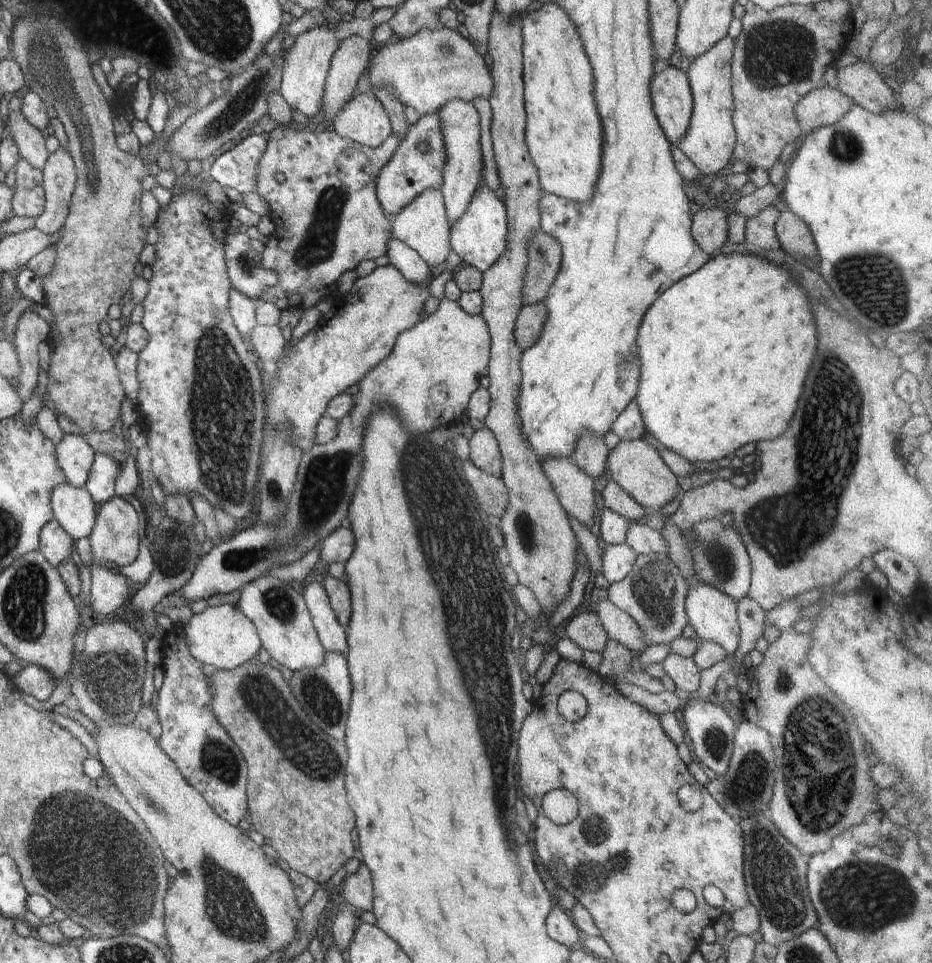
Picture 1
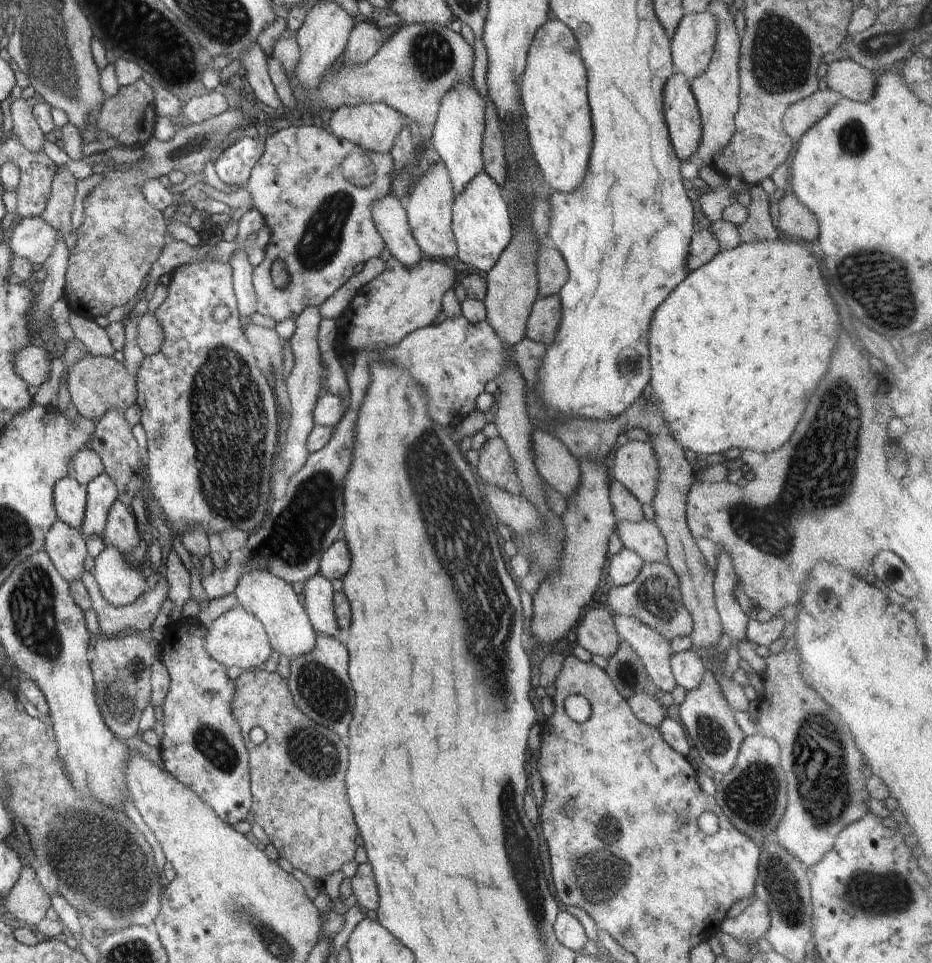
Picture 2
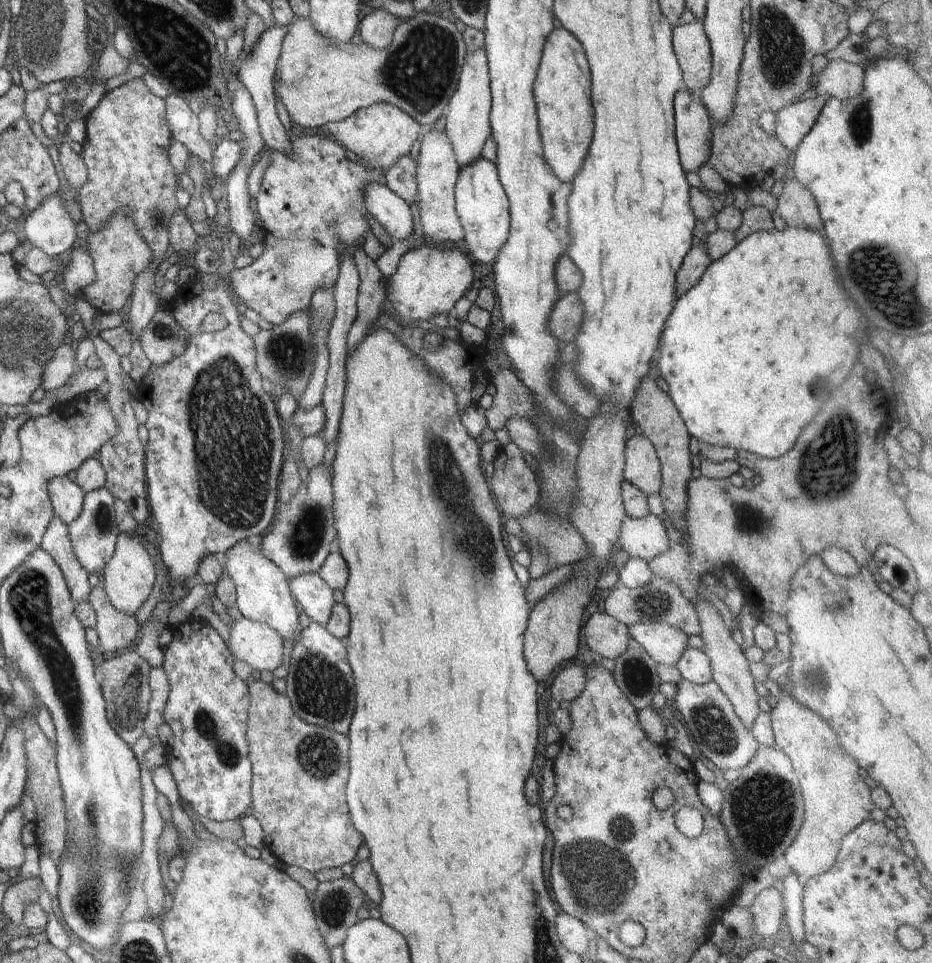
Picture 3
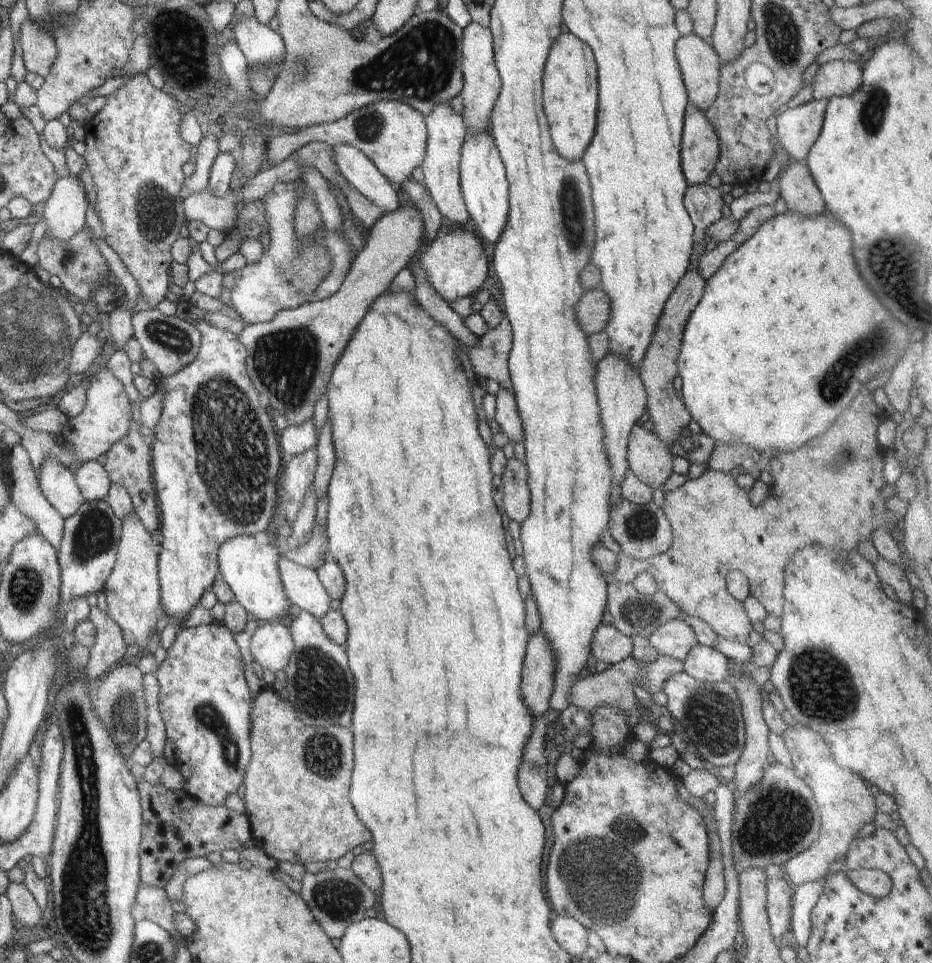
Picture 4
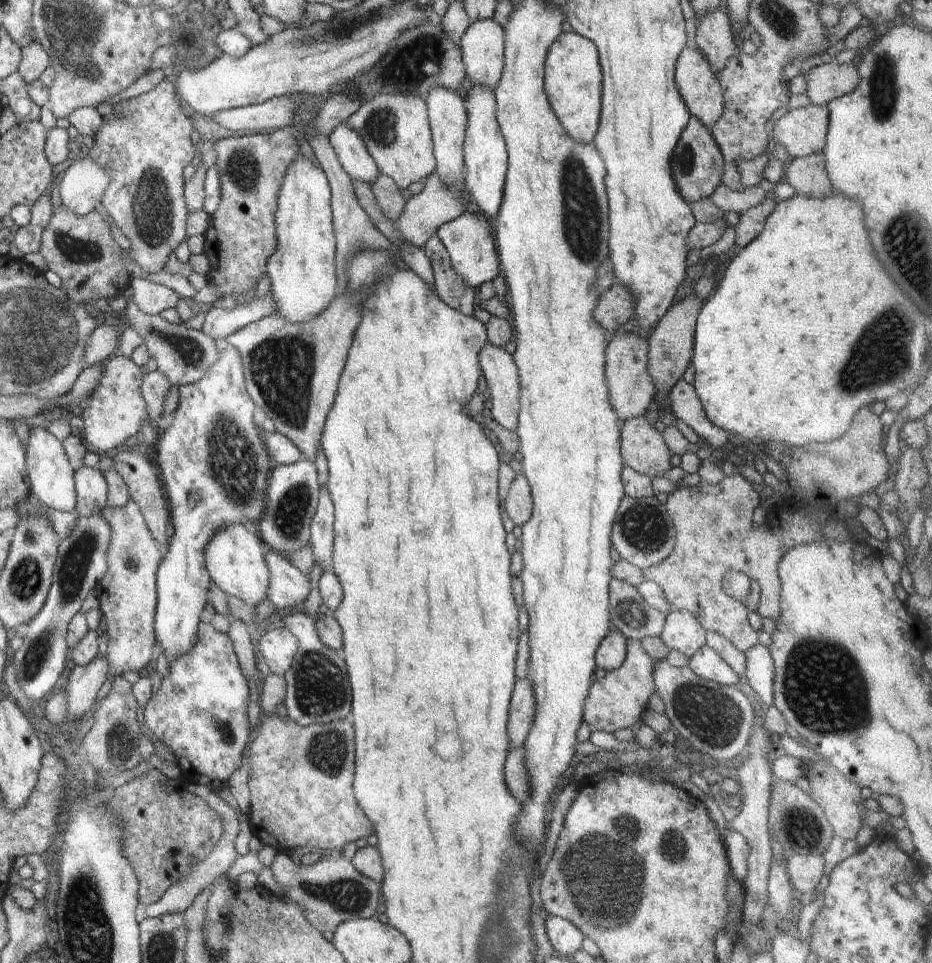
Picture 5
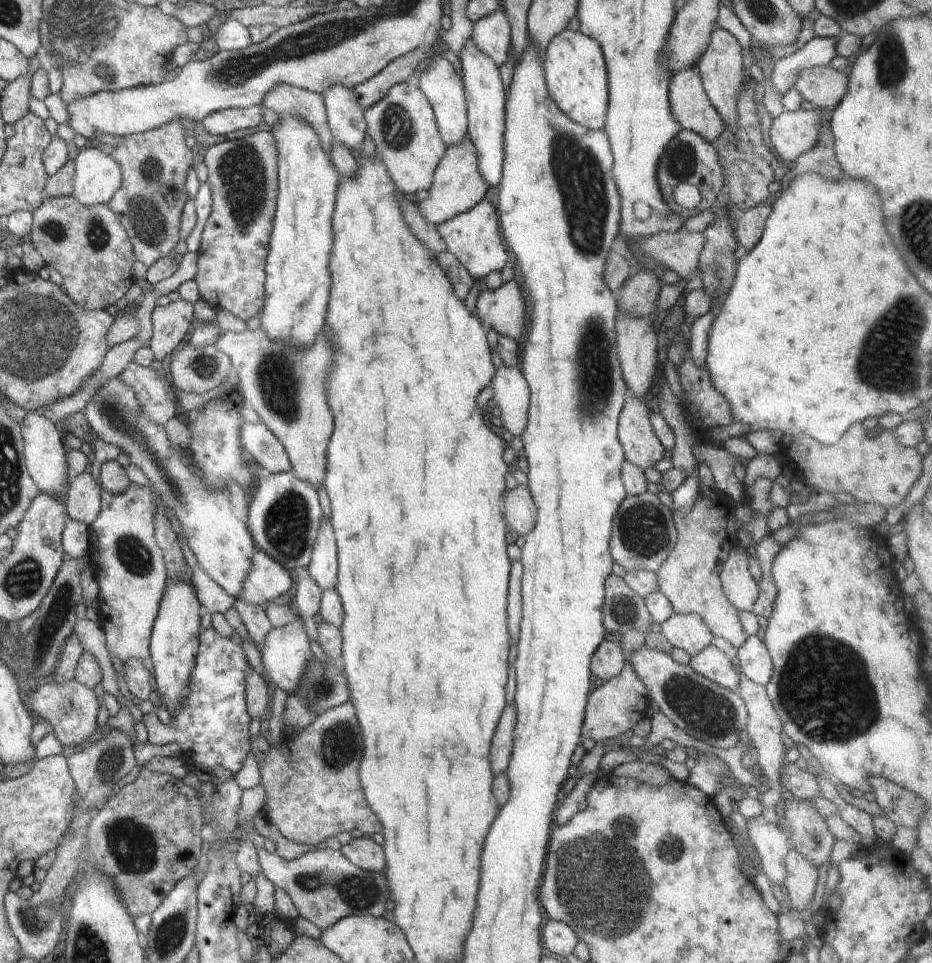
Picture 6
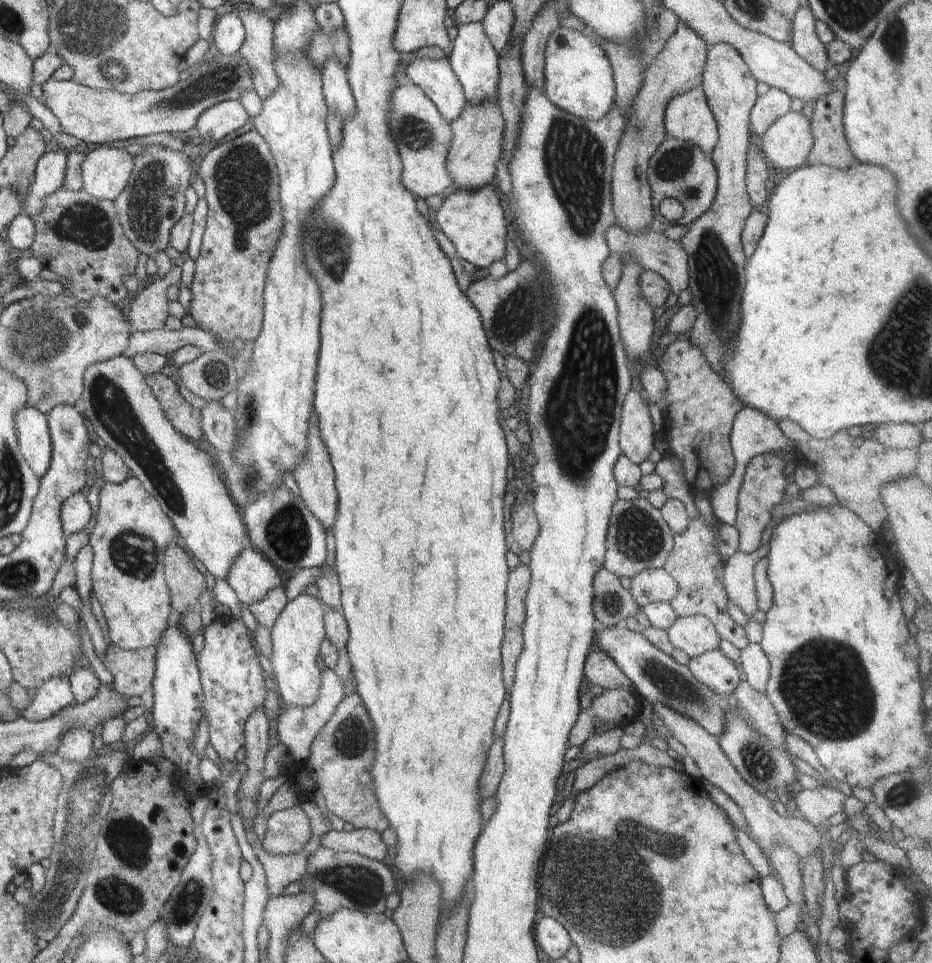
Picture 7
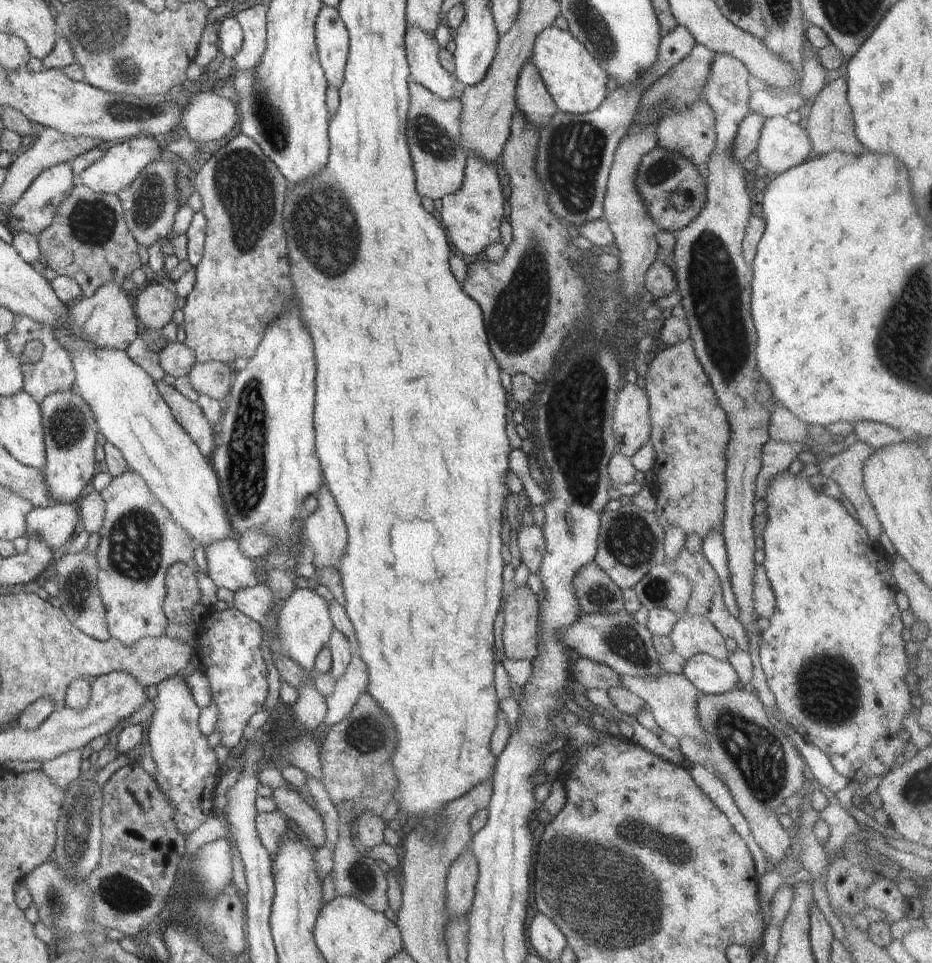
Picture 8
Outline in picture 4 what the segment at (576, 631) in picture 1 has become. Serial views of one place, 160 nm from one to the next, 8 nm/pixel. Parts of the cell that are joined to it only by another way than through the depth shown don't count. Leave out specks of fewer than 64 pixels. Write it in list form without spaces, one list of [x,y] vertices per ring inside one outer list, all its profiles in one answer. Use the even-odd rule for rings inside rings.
[[[600,625],[593,634],[591,653],[597,660],[615,665],[626,660],[633,651],[631,637],[621,633],[614,625]]]

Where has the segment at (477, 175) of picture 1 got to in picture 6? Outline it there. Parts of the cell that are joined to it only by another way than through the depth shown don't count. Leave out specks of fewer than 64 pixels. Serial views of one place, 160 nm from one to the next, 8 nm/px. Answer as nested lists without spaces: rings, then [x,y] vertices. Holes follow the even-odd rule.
[[[496,9],[492,14],[474,23],[471,39],[499,67],[508,60],[511,48],[511,24],[506,12]]]

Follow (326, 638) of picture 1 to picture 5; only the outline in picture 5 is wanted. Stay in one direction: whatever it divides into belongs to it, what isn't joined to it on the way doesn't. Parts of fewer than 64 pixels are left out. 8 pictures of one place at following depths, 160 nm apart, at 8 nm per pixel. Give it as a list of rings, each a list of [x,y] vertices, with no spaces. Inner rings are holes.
[[[267,549],[264,558],[270,571],[267,598],[272,600],[278,611],[302,607],[312,587],[310,576],[303,574],[278,551]]]

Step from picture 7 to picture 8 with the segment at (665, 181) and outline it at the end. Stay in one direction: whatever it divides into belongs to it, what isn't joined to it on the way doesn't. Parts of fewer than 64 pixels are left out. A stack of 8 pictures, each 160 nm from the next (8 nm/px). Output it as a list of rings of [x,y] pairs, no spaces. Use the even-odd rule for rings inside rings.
[[[654,147],[637,166],[635,187],[648,214],[663,231],[676,234],[688,226],[703,209],[707,188],[706,176],[689,160],[662,147]]]

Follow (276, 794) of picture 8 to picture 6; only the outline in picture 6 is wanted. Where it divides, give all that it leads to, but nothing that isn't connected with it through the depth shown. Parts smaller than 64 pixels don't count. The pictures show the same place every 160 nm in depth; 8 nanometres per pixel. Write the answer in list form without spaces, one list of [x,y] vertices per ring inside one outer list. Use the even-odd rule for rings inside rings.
[[[360,836],[353,838],[348,844],[339,849],[342,854],[358,868],[367,871],[384,870],[384,852],[382,848],[372,840],[372,837]]]

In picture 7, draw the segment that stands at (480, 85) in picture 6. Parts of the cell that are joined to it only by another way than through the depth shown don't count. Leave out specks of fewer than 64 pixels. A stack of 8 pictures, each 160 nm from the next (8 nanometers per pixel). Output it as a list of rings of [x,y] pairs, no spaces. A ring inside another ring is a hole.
[[[481,22],[458,25],[458,35],[452,42],[452,50],[448,62],[453,68],[456,78],[462,85],[468,103],[478,104],[484,101],[493,101],[497,98],[499,79],[499,54],[486,36]]]

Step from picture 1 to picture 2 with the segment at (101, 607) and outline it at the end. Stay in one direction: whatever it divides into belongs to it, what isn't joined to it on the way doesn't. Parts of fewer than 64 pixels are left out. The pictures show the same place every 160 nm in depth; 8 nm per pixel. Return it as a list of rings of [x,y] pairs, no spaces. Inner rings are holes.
[[[106,546],[95,559],[94,579],[102,597],[114,607],[124,607],[146,594],[146,578],[114,548]]]

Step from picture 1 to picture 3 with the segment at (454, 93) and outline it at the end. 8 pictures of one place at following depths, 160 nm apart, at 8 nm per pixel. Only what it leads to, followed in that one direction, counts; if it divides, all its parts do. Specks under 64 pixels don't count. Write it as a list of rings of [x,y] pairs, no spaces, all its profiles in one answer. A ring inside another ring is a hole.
[[[419,12],[410,18],[402,19],[400,24],[397,24],[395,33],[393,34],[392,42],[383,49],[375,49],[370,45],[362,42],[361,44],[356,44],[352,40],[345,43],[338,43],[335,45],[335,42],[328,37],[325,37],[316,27],[315,24],[312,24],[312,21],[309,18],[304,18],[300,15],[294,15],[293,21],[290,24],[286,25],[286,32],[283,36],[280,58],[275,70],[275,81],[273,86],[275,87],[275,98],[280,100],[286,108],[291,120],[296,124],[303,126],[305,130],[318,130],[323,127],[325,124],[338,122],[346,120],[349,116],[352,116],[358,109],[372,106],[376,103],[390,103],[408,114],[419,122],[423,130],[432,128],[442,114],[445,114],[443,105],[445,101],[453,94],[453,91],[457,87],[457,82],[459,79],[459,73],[461,72],[461,67],[465,63],[466,56],[466,47],[464,44],[463,33],[458,30],[455,23],[448,21],[448,19],[442,18],[438,12]]]

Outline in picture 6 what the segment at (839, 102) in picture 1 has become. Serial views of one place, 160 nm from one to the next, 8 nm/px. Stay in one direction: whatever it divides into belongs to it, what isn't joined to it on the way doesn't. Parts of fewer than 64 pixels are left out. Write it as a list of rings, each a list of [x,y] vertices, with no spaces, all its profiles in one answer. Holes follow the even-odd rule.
[[[801,108],[784,110],[774,118],[769,142],[772,142],[772,149],[776,150],[781,163],[791,167],[800,155],[808,152],[819,141],[825,120],[826,116],[820,110],[806,111]]]

